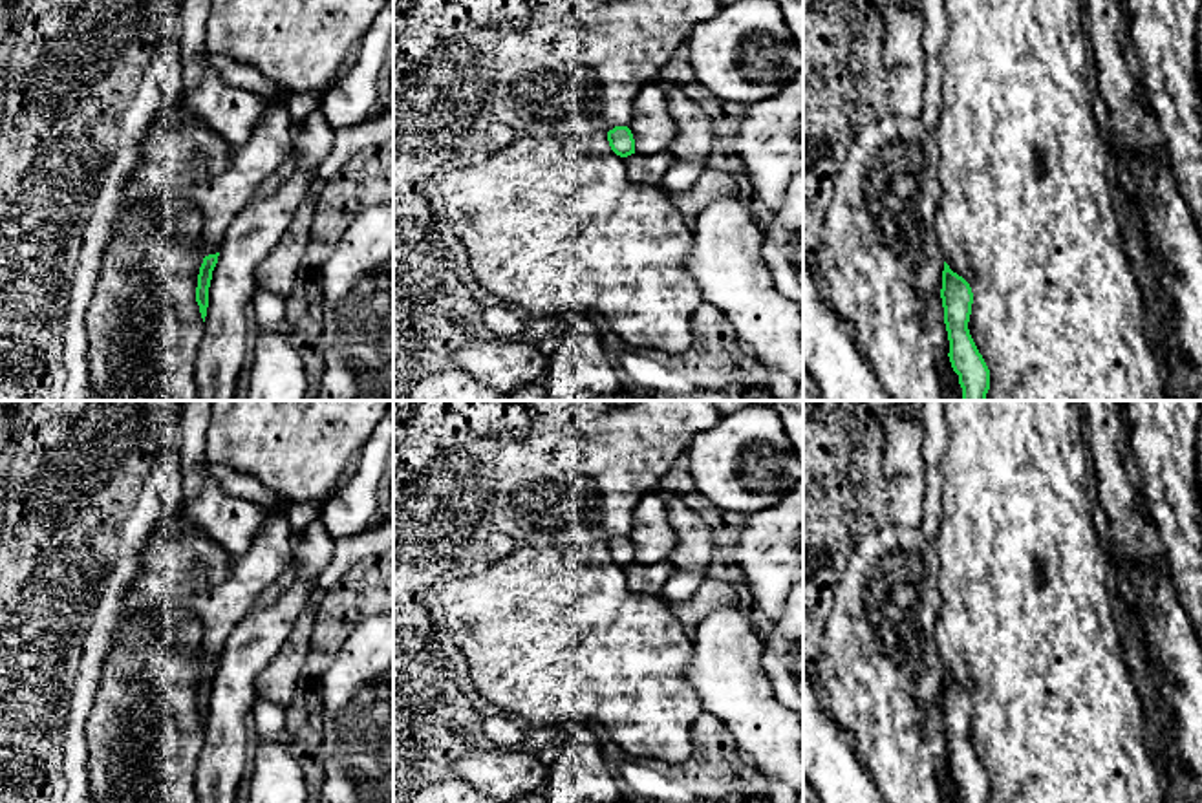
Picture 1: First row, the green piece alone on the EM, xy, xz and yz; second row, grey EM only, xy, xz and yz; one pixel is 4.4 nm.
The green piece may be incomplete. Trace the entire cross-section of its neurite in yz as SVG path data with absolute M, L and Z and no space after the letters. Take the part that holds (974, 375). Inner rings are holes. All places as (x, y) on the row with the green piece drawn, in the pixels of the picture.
M944 262L940 289L944 324L950 340L950 362L959 375L962 401L986 401L990 369L979 353L970 329L973 293L970 284Z

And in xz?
M615 126L613 130L609 130L607 141L611 150L620 157L635 154L635 139L628 126Z

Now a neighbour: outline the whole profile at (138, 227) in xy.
M210 55L209 60L223 82L267 97L273 106L245 145L231 145L229 165L221 174L212 179L183 179L181 190L201 216L194 247L174 241L168 219L154 207L145 201L128 203L123 198L84 316L90 391L99 401L199 401L194 371L205 335L196 302L199 267L205 256L221 251L236 212L265 179L282 170L293 146L293 121L285 108L289 91L249 64L220 55Z

